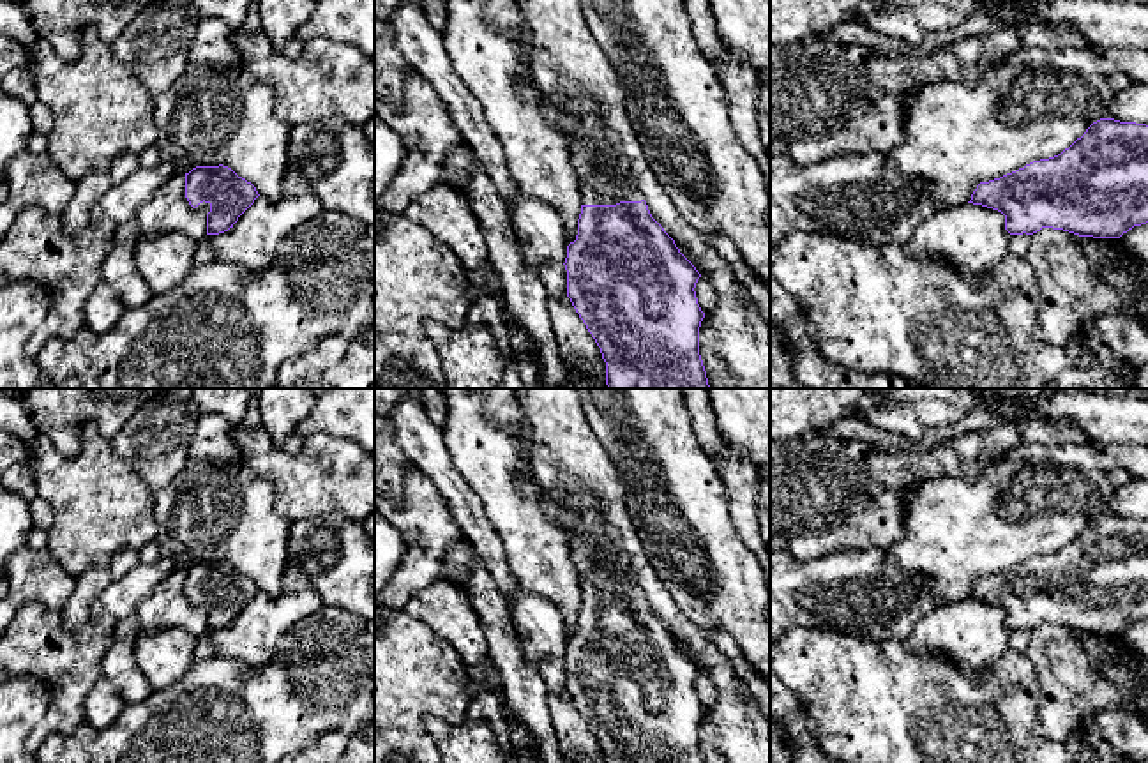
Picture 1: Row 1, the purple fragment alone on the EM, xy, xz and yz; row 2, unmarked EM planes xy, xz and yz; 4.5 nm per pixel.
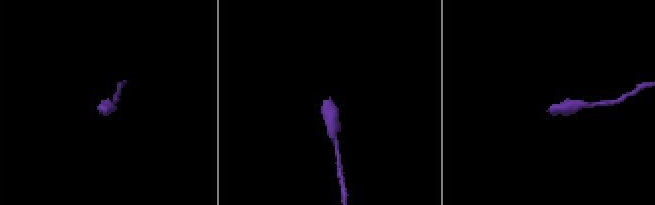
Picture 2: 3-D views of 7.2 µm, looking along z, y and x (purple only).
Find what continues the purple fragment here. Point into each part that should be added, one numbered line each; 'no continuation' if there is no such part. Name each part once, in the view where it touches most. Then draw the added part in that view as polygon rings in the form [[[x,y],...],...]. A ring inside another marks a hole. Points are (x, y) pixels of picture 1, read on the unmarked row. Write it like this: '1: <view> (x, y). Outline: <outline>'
1: xz (603, 573). Outline: [[[544,491],[542,509],[569,535],[581,601],[616,601],[643,595],[631,576],[627,558],[609,528],[600,521],[597,503],[590,496],[583,496],[570,507],[563,498]]]

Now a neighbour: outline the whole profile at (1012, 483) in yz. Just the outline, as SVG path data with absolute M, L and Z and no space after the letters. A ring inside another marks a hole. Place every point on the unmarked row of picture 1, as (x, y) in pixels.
M1005 457L977 479L957 475L927 480L906 491L903 535L885 549L885 562L924 576L938 606L961 602L980 578L1061 549L1093 517L1109 514L1114 489L1102 470Z

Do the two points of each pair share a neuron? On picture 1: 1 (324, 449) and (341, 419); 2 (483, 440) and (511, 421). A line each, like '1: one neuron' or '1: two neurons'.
1: two neurons
2: two neurons

